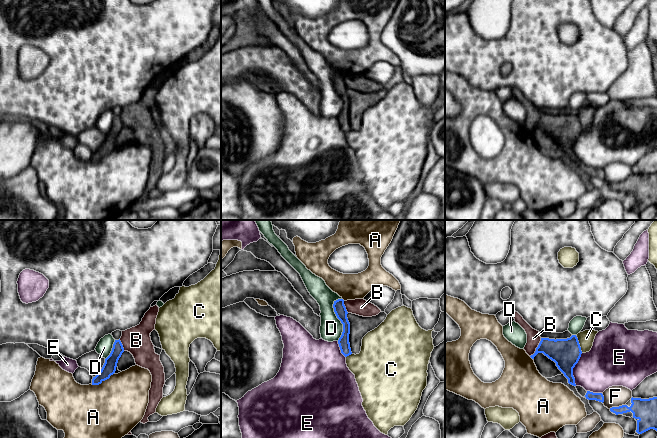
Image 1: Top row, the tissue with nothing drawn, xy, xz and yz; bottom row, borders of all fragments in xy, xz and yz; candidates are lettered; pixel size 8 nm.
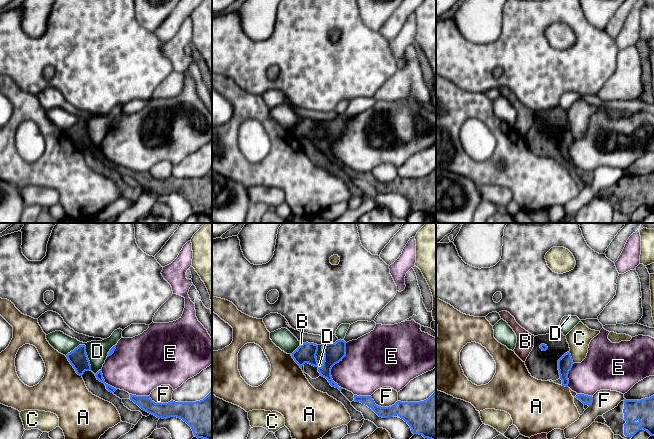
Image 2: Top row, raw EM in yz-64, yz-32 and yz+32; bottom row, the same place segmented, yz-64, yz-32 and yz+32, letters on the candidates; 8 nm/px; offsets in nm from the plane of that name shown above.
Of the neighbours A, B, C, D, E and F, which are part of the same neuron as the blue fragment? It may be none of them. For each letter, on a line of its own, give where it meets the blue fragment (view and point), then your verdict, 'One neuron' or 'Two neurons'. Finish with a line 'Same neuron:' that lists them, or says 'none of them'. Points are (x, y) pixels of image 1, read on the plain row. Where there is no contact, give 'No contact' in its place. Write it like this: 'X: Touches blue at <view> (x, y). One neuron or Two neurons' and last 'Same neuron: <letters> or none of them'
A: Touches blue at xy (102, 156). Two neurons
B: Touches blue at yz (537, 123). Two neurons
C: Touches blue at yz (579, 120). Two neurons
D: Touches blue at xz (337, 93). Two neurons
E: Touches blue at yz (572, 145). Two neurons
F: Touches blue at yz (616, 183). Two neurons
Same neuron: none of them

